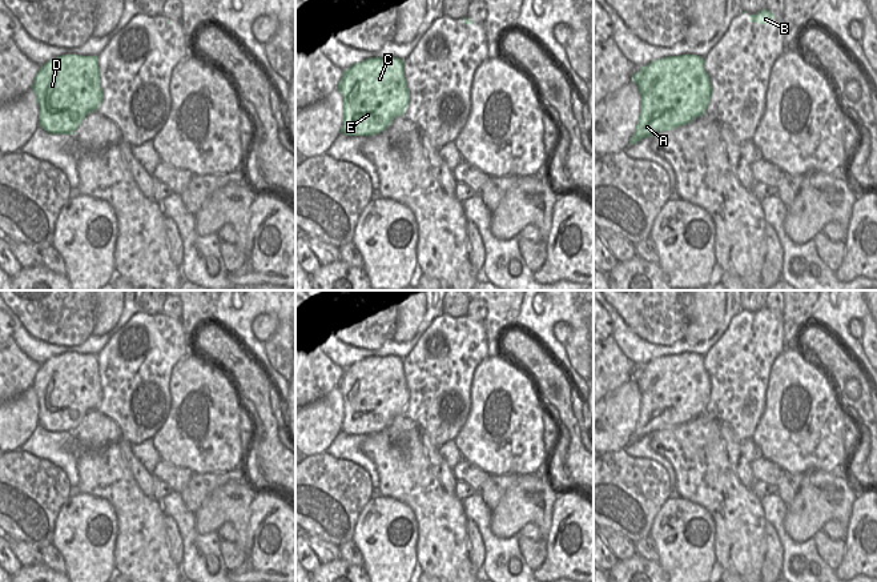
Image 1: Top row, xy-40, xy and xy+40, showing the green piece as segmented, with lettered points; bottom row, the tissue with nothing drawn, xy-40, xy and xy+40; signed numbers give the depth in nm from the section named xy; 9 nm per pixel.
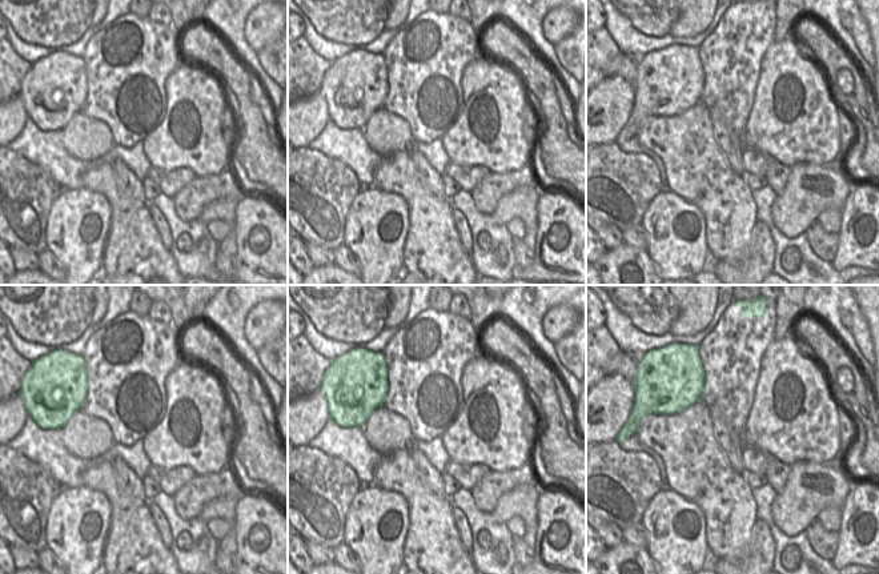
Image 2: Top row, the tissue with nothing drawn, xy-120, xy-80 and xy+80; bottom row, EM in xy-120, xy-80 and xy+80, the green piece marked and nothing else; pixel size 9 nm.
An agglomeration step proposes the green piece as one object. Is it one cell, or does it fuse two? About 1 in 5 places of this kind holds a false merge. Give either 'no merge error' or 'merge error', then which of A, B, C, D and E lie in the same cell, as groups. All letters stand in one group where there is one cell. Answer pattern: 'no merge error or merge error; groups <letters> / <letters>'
no merge error; groups A B C D E

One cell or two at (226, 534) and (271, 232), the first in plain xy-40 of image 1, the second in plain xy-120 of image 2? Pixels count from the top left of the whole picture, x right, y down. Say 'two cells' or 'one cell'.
one cell

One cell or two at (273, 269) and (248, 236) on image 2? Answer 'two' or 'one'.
one

